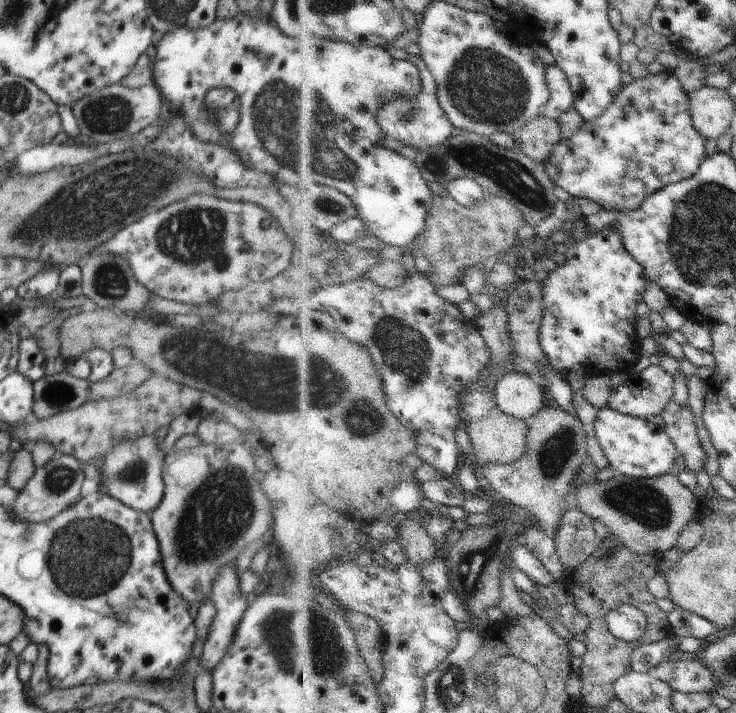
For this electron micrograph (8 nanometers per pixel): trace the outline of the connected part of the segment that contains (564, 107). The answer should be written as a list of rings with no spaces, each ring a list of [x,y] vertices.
[[[558,64],[549,67],[550,100],[542,107],[542,115],[560,121],[575,106],[576,93],[566,71]]]

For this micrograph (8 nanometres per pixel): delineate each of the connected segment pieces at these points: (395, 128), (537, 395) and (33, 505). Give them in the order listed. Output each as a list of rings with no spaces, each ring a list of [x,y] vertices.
[[[390,47],[389,51],[399,59],[404,59],[421,68],[422,78],[424,80],[424,92],[414,98],[414,100],[406,100],[406,98],[398,98],[396,102],[390,102],[382,108],[382,112],[378,114],[378,120],[381,121],[382,128],[385,129],[388,136],[392,136],[395,140],[404,142],[405,145],[414,146],[421,151],[428,152],[432,148],[441,147],[446,144],[453,136],[458,133],[449,112],[442,106],[441,100],[438,96],[440,85],[438,84],[437,77],[430,70],[429,64],[424,60],[423,56],[416,56],[406,52],[404,48]]]
[[[510,372],[496,387],[499,412],[532,421],[545,408],[547,400],[544,388],[536,378],[524,372]]]
[[[56,451],[50,461],[37,467],[32,478],[19,491],[18,498],[10,507],[12,516],[16,516],[18,520],[26,520],[32,526],[36,522],[46,522],[59,512],[75,505],[82,498],[82,482],[85,478],[82,466],[75,456]]]

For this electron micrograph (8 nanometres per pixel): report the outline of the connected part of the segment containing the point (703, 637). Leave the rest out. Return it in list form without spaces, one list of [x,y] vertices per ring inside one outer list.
[[[682,607],[673,610],[669,613],[669,616],[670,622],[672,622],[674,630],[676,630],[676,636],[696,637],[705,645],[717,629],[716,624],[712,620],[708,620],[708,618],[704,618],[704,616],[700,616]]]

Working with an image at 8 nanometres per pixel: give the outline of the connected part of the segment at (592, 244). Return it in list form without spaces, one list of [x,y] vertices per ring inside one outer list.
[[[618,230],[590,235],[586,240],[568,244],[567,263],[552,271],[544,284],[546,314],[542,325],[541,343],[551,364],[565,372],[584,372],[586,377],[602,374],[629,374],[642,360],[642,338],[638,332],[638,306],[645,301],[651,276],[646,268],[626,250]]]

